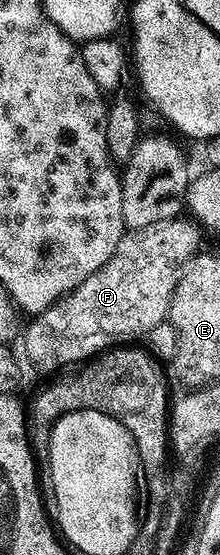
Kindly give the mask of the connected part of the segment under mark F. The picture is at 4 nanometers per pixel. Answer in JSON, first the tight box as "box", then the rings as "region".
{"box":[22,216,200,372],"region":[[[184,216],[157,222],[144,230],[123,234],[113,256],[100,269],[89,274],[74,290],[59,298],[47,310],[29,319],[30,327],[22,338],[22,346],[26,349],[25,361],[30,361],[42,370],[58,372],[63,368],[73,367],[73,362],[85,363],[119,344],[133,343],[133,338],[145,339],[148,328],[156,328],[156,324],[167,321],[172,292],[180,280],[182,270],[189,264],[190,259],[199,253],[198,234],[200,235],[199,227]]]}

